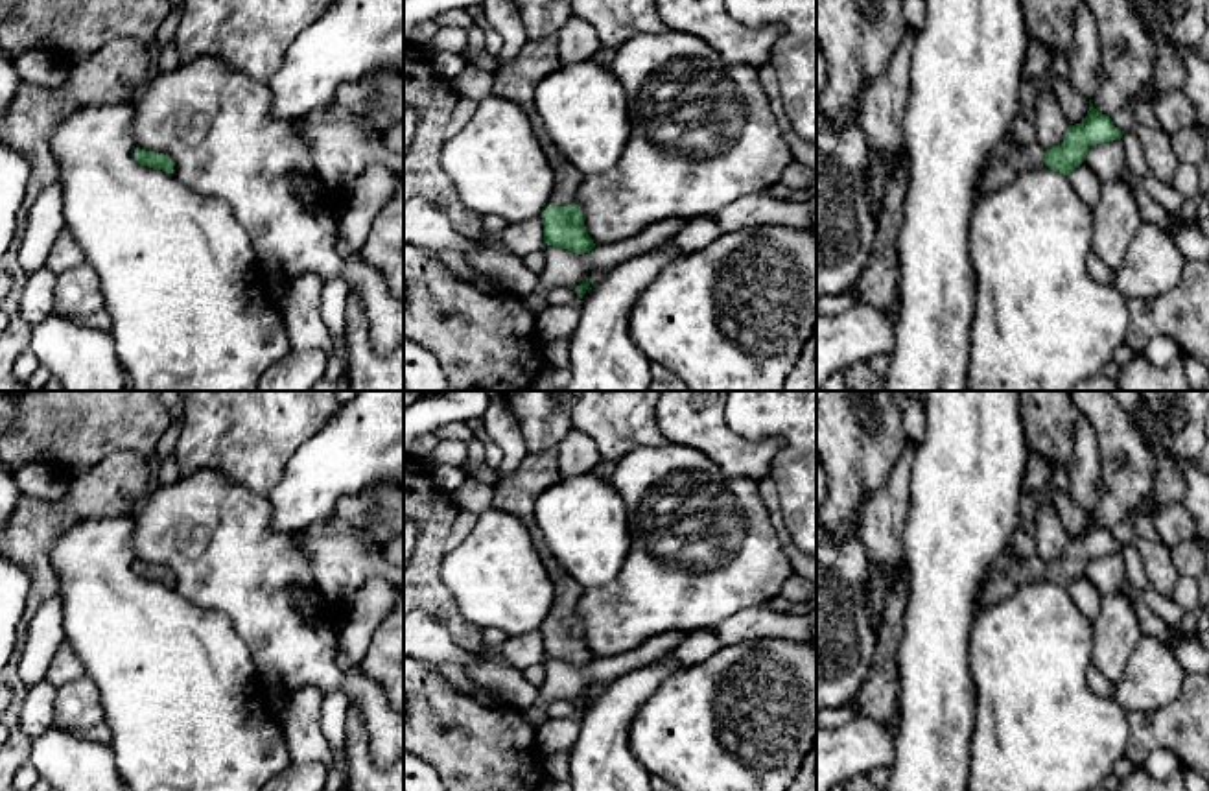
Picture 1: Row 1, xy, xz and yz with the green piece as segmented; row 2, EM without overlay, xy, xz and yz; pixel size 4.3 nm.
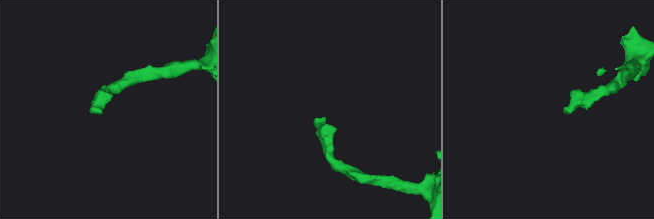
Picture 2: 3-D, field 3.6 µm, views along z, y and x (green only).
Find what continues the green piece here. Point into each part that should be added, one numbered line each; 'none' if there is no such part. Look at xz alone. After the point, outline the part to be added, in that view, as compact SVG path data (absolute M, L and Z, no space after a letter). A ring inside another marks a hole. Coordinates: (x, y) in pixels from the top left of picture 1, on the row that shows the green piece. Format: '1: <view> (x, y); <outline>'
1: xz (516, 80); M557 35L527 41L516 57L496 72L492 94L514 101L531 116L534 133L555 173L555 186L549 205L568 207L573 203L584 175L575 166L571 166L551 142L534 109L538 83L558 66L560 61Z

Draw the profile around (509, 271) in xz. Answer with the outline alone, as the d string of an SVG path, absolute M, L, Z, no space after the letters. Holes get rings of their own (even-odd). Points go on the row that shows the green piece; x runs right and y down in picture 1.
M496 247L472 249L464 256L479 273L492 277L499 284L501 293L523 299L536 289L540 275L527 269L522 256Z

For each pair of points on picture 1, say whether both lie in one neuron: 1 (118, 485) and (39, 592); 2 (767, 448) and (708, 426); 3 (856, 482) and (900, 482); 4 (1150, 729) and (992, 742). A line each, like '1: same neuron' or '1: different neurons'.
1: same neuron
2: same neuron
3: different neurons
4: different neurons

